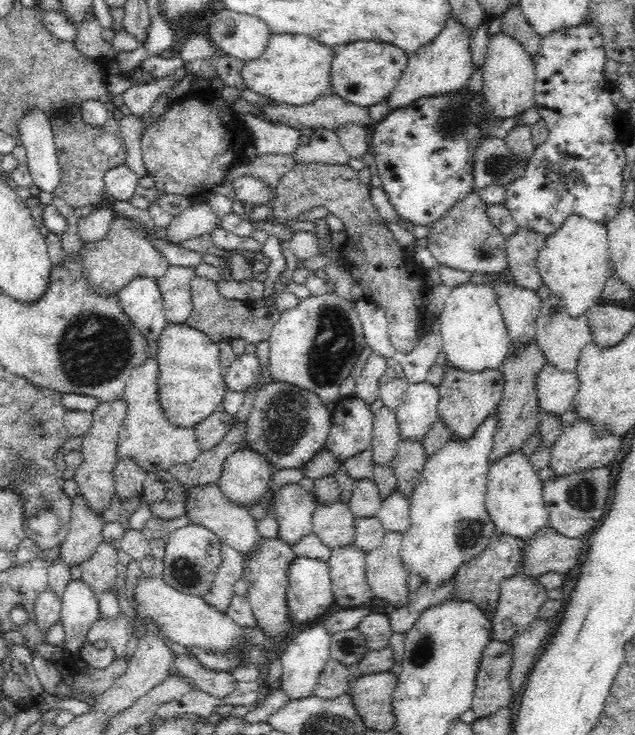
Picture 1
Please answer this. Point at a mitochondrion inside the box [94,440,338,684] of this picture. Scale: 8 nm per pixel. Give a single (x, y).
(185, 572)

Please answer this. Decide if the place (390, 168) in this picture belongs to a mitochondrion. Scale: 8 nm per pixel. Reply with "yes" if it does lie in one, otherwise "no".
no

